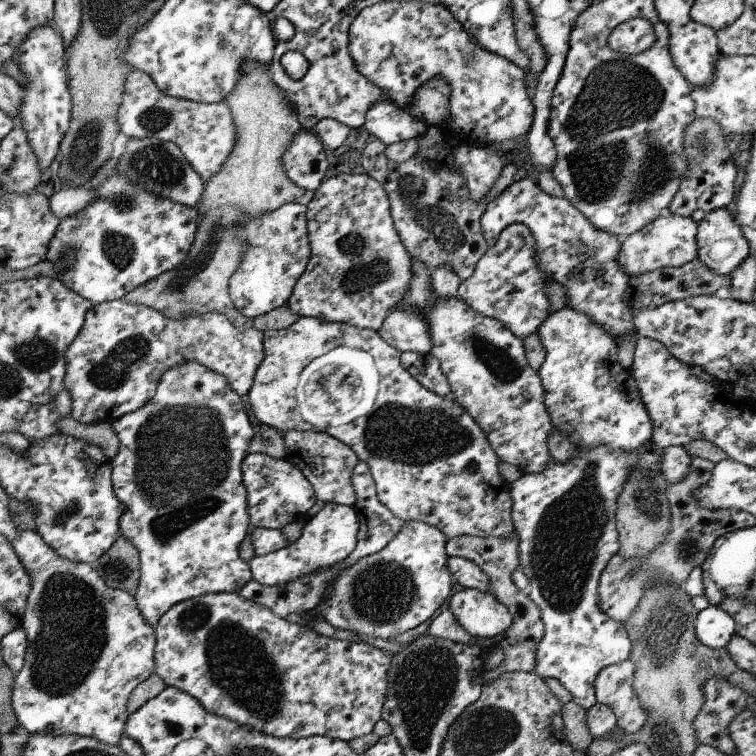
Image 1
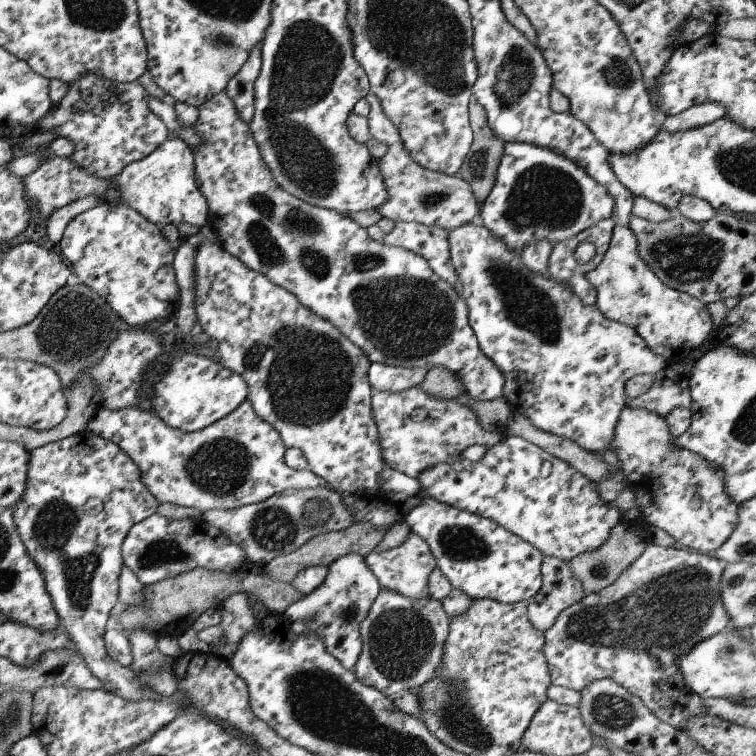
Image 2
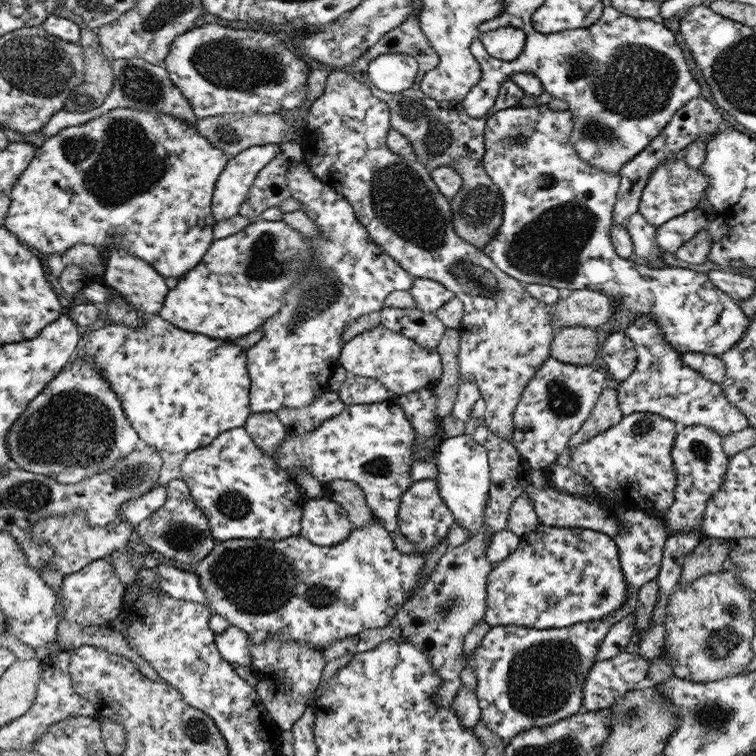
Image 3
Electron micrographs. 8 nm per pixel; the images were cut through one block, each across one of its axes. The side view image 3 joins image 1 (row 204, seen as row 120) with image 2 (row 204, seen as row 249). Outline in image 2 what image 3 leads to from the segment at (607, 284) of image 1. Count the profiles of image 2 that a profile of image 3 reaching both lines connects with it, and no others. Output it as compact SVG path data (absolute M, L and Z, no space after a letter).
M506 142L504 154L496 168L494 186L482 203L480 216L484 226L496 238L500 238L508 250L520 253L530 242L538 242L546 238L556 245L558 242L564 242L576 236L582 230L598 224L600 220L611 218L614 205L614 198L608 194L608 190L602 184L598 184L594 178L590 178L586 170L576 162L572 162L570 158L556 154L550 148L530 143Z

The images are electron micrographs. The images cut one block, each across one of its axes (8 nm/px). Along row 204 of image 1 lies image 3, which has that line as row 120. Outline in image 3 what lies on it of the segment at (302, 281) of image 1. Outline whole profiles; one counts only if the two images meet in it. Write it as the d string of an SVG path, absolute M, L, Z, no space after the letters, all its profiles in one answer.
M332 70L327 76L322 96L312 101L307 123L303 126L301 146L304 158L314 176L341 194L354 209L356 218L366 227L372 240L391 256L414 278L429 278L454 291L463 304L464 317L460 324L458 352L460 381L477 384L481 398L485 400L484 421L490 433L508 439L515 445L513 412L521 399L524 387L534 377L538 368L551 356L550 349L555 328L550 324L550 311L556 303L546 306L532 298L525 284L502 272L488 258L482 248L462 240L454 230L451 204L439 190L426 167L413 157L396 154L387 145L391 128L389 106L375 98L370 89L358 82L353 75Z

